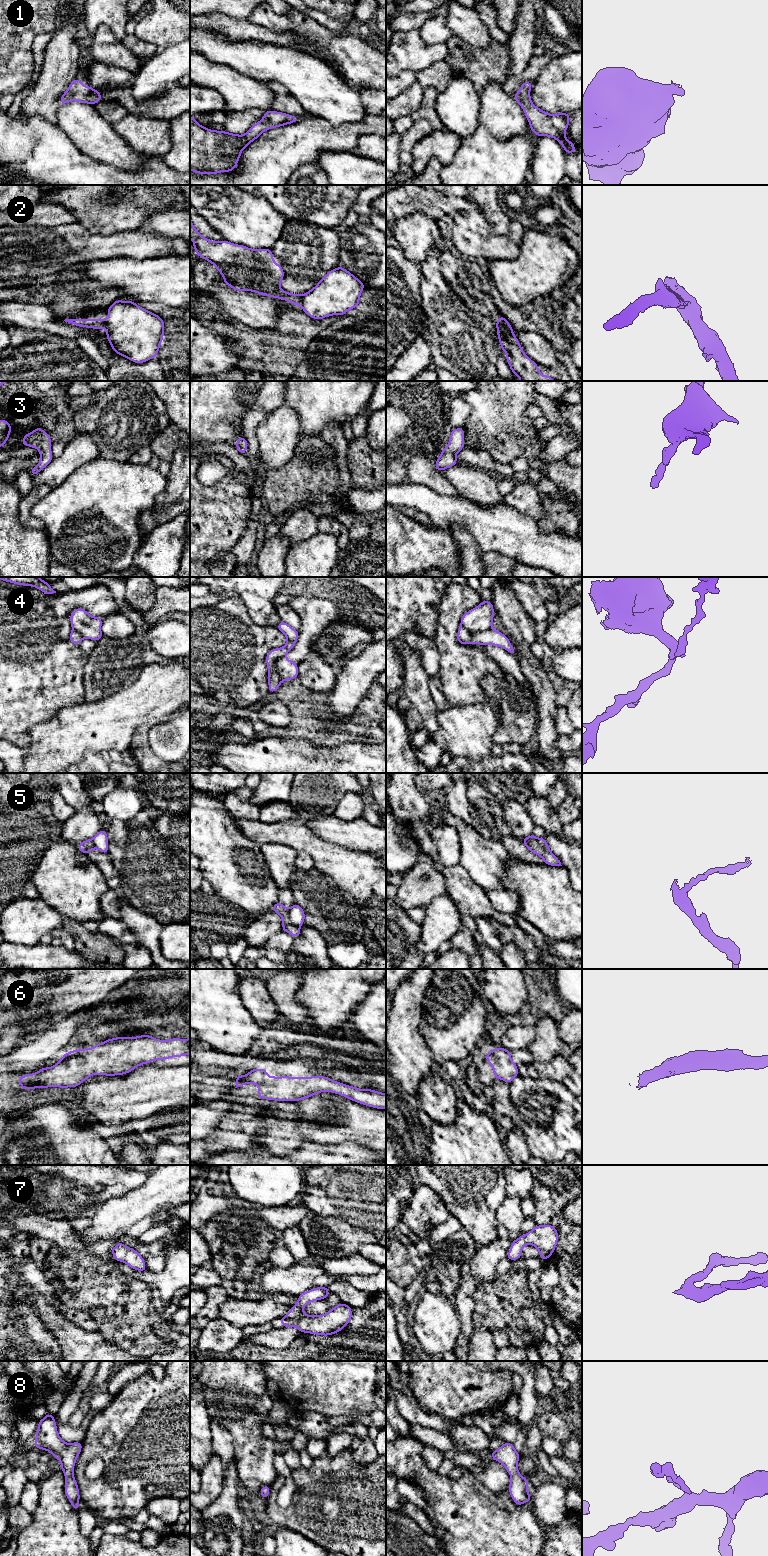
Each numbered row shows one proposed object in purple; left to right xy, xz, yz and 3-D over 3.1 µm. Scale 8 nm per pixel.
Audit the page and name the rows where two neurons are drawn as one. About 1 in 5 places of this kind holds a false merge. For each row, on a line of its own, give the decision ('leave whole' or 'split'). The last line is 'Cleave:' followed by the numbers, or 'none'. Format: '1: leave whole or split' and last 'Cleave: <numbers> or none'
1: leave whole
2: split
3: leave whole
4: split
5: split
6: leave whole
7: leave whole
8: leave whole
Cleave: 2, 4, 5

